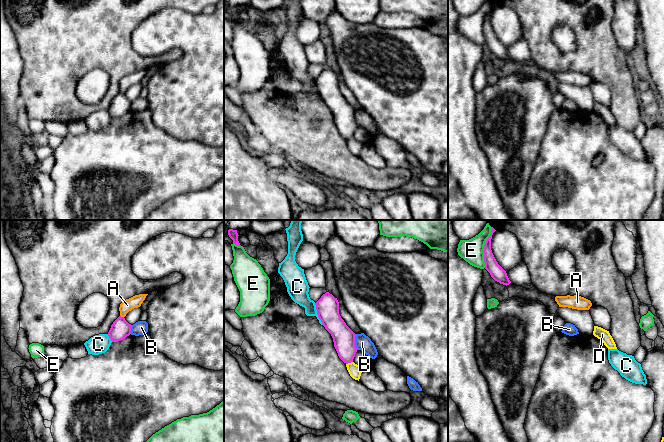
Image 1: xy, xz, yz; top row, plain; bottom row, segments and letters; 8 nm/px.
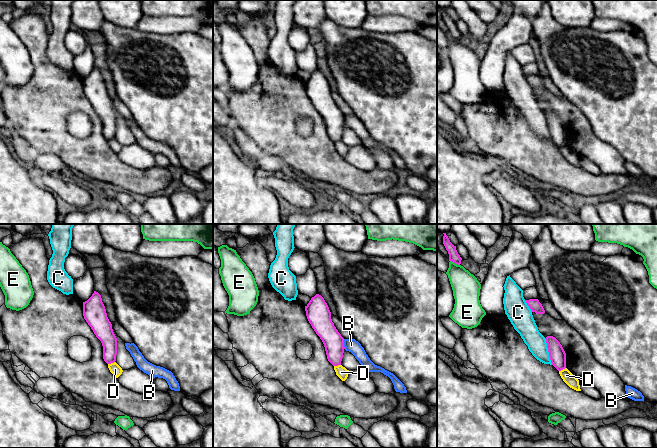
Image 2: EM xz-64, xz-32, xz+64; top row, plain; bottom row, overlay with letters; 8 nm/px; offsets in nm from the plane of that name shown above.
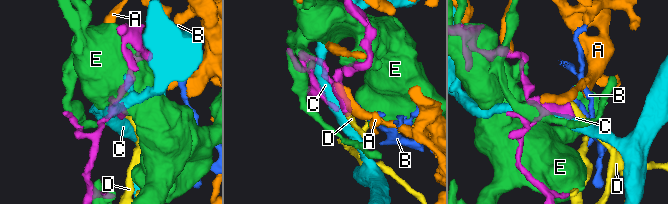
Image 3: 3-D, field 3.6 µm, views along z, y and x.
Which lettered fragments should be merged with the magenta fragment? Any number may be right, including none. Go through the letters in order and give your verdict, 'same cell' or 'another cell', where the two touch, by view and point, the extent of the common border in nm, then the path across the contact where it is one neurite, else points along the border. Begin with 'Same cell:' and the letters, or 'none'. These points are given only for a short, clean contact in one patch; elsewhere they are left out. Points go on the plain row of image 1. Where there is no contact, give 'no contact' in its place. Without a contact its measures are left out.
Same cell: none
A: another cell; contact xy (122, 93); length 40 nm
B: another cell; contact xz (354, 118); length 130 nm
C: another cell; contact xz (317, 89); length 190 nm
D: another cell; contact xz (349, 138); length 60 nm
E: another cell; contact yz (484, 23); length 340 nm

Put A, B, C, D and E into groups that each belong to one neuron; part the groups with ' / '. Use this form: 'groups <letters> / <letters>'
groups A / B / C / D / E

